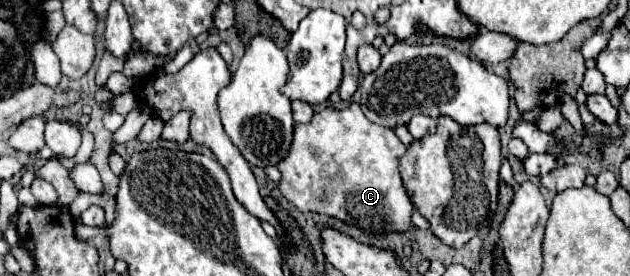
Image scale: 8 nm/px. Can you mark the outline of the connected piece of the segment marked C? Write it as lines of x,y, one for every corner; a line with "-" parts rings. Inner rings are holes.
351,103
347,109
333,109
327,107
313,115
309,123
295,123
291,151
287,151
287,159
283,163
277,163
277,169
281,171
279,191
285,195
285,199
295,205
299,211
313,211
321,215
331,215
337,219
343,219
347,223
355,223
365,231
409,231
413,227
411,213
413,203
409,201
401,175
399,175
399,157
407,151
407,147
397,139
393,129
381,127
377,123
371,123
359,103

